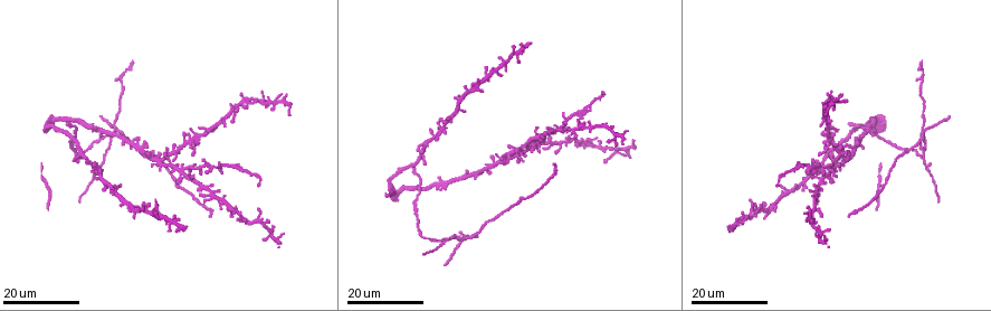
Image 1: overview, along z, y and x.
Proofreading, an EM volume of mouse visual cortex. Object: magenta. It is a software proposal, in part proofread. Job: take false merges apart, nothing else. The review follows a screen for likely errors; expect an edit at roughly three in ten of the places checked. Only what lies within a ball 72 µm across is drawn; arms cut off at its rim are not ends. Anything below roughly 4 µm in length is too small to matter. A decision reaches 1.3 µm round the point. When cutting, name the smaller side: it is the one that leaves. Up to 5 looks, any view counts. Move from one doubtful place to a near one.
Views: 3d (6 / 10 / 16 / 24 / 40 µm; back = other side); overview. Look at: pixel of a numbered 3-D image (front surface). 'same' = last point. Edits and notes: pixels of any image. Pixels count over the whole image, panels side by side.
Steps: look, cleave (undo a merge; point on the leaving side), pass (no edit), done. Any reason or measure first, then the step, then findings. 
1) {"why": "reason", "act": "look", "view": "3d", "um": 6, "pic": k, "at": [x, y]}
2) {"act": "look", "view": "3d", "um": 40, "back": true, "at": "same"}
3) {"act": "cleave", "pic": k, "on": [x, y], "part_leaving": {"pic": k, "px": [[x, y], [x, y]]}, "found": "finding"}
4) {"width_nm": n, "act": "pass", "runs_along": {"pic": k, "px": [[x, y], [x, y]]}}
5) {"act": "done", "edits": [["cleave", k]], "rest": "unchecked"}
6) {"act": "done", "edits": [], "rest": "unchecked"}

{"why": "small branch off a trunk", "act": "look", "view": "3d", "um": 24, "pic": 1, "at": [172, 167]}

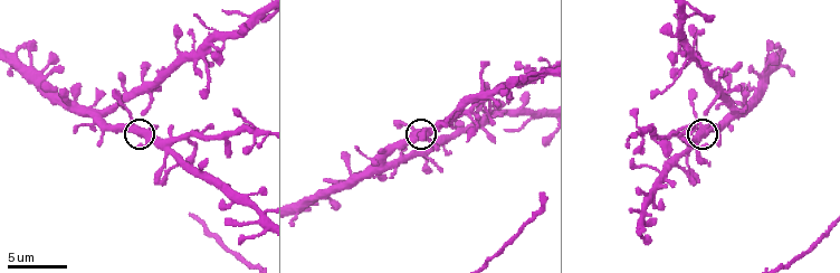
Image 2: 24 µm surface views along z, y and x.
{"act": "look", "view": "3d", "um": 10, "pic": 2, "at": [702, 128]}

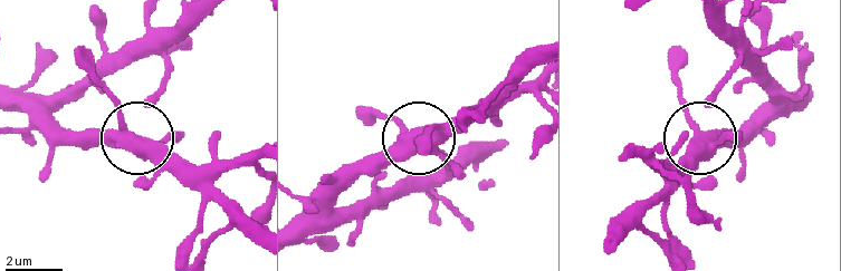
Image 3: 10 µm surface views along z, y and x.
{"act": "pass", "runs_along": {"pic": 3, "px": [[20, 92], [63, 127], [131, 133], [114, 102], [79, 68]]}, "found": "continuous, no second cell"}

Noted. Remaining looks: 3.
{"why": "small branch off a trunk", "act": "look", "view": "3d", "um": 6, "pic": 2, "at": [688, 57]}

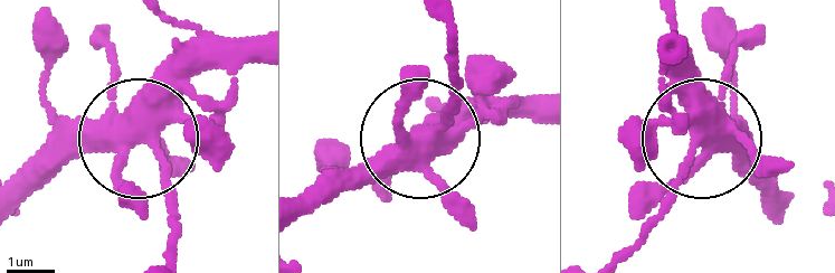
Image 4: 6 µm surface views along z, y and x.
{"act": "pass", "runs_along": {"pic": 4, "px": [[303, 209], [410, 149], [447, 113], [455, 81]]}, "found": "one cell here"}

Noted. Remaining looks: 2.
{"why": "small branch off a trunk", "act": "look", "view": "3d", "um": 16, "pic": 1, "at": [460, 237]}

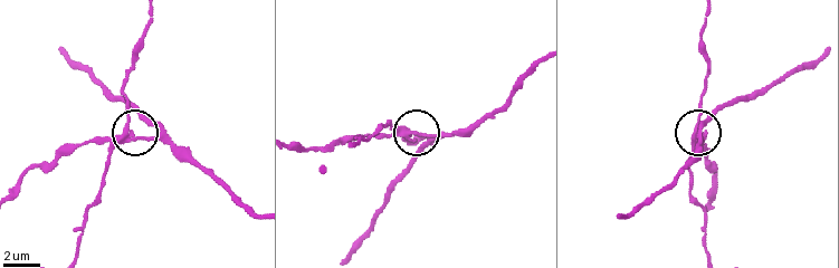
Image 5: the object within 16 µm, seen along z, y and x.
{"act": "look", "view": "3d", "um": 10, "pic": 5, "at": [128, 136]}

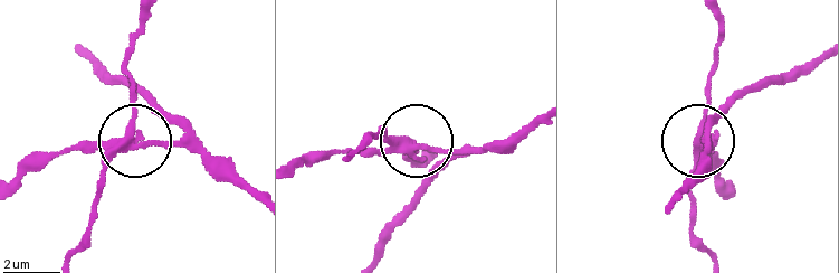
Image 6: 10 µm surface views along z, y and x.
{"side_arm_um": 23, "act": "cleave", "pic": 6, "on": [162, 146], "part_leaving": {"pic": 6, "px": [[123, 143], [200, 146], [257, 194]]}, "found": "a second cell is stuck on"}

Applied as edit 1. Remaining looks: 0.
{"act": "done", "edits": [["cleave", 6]], "rest": "unchecked"}

